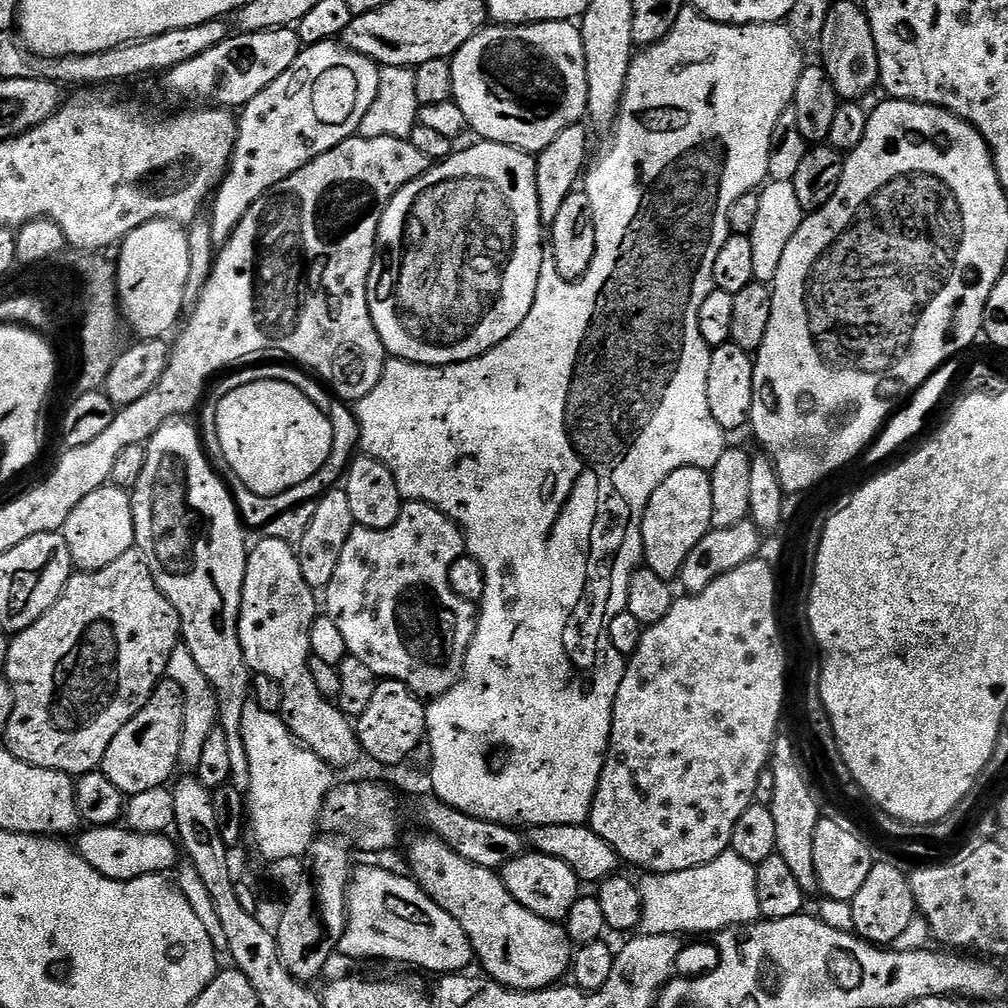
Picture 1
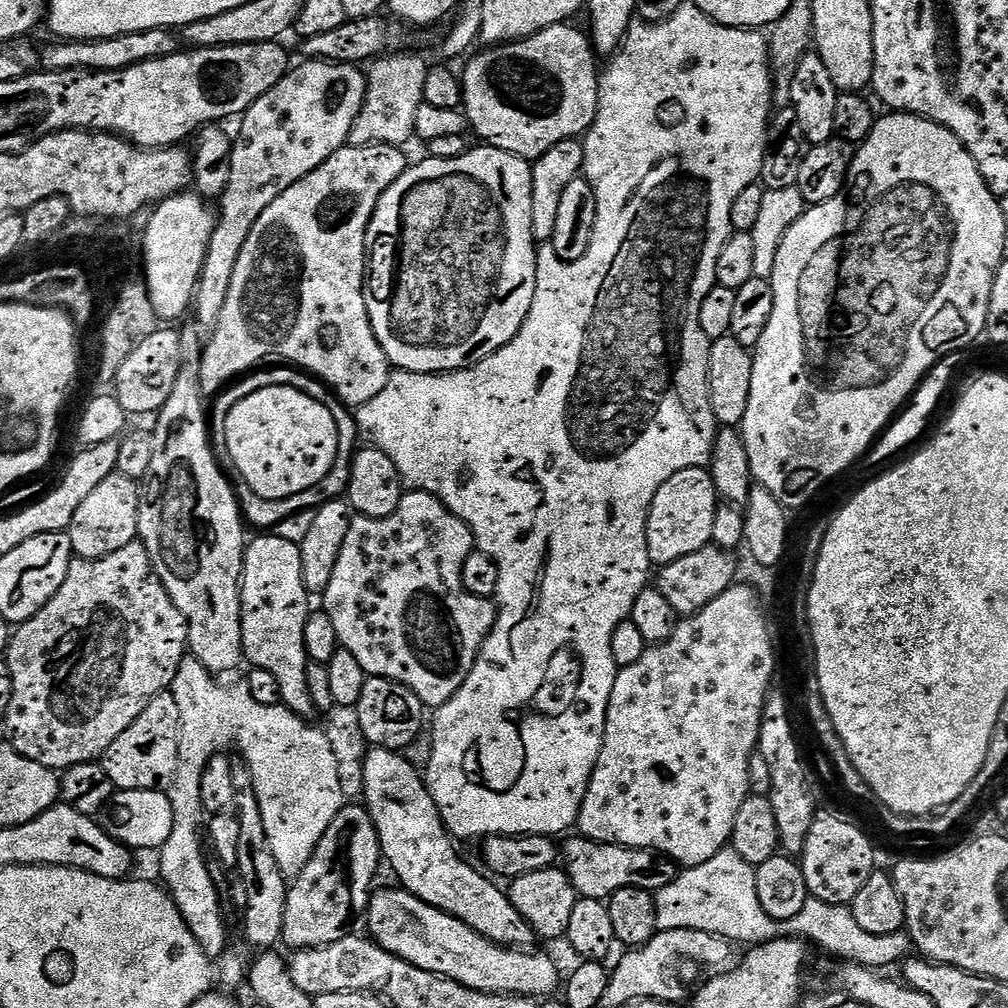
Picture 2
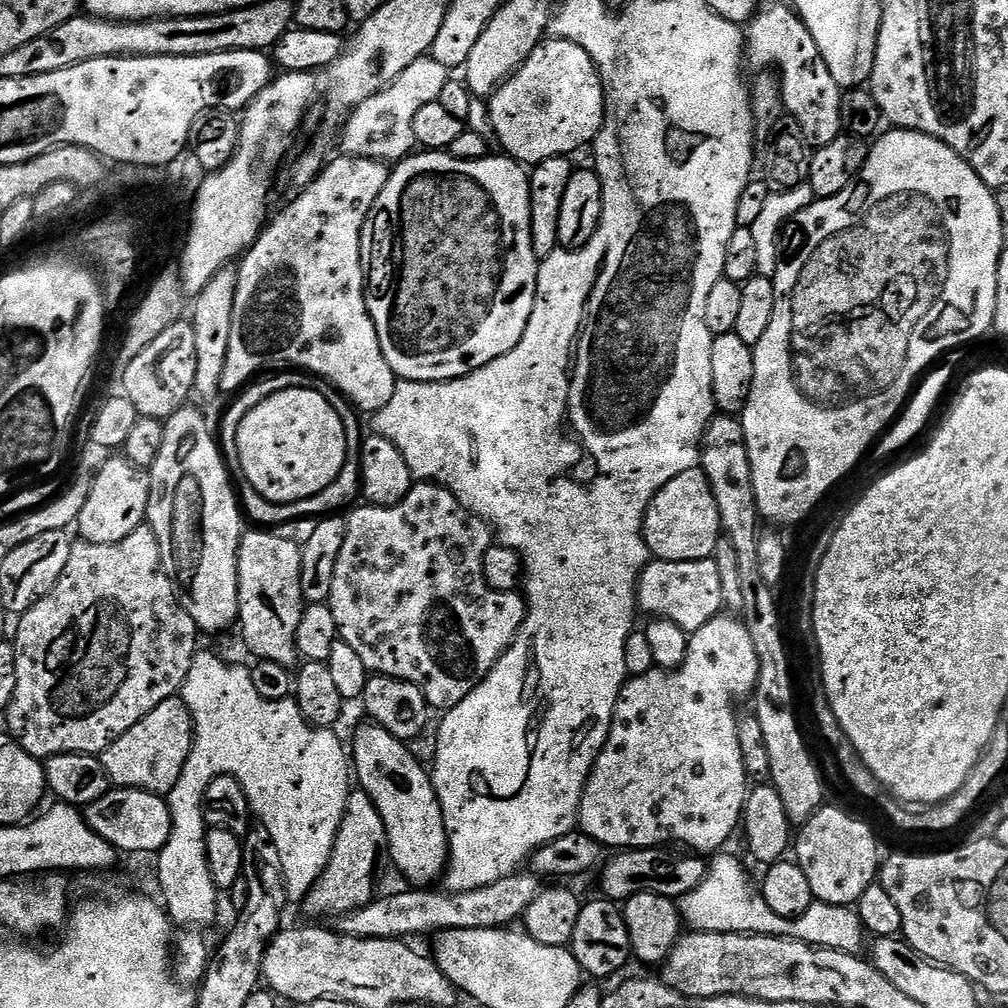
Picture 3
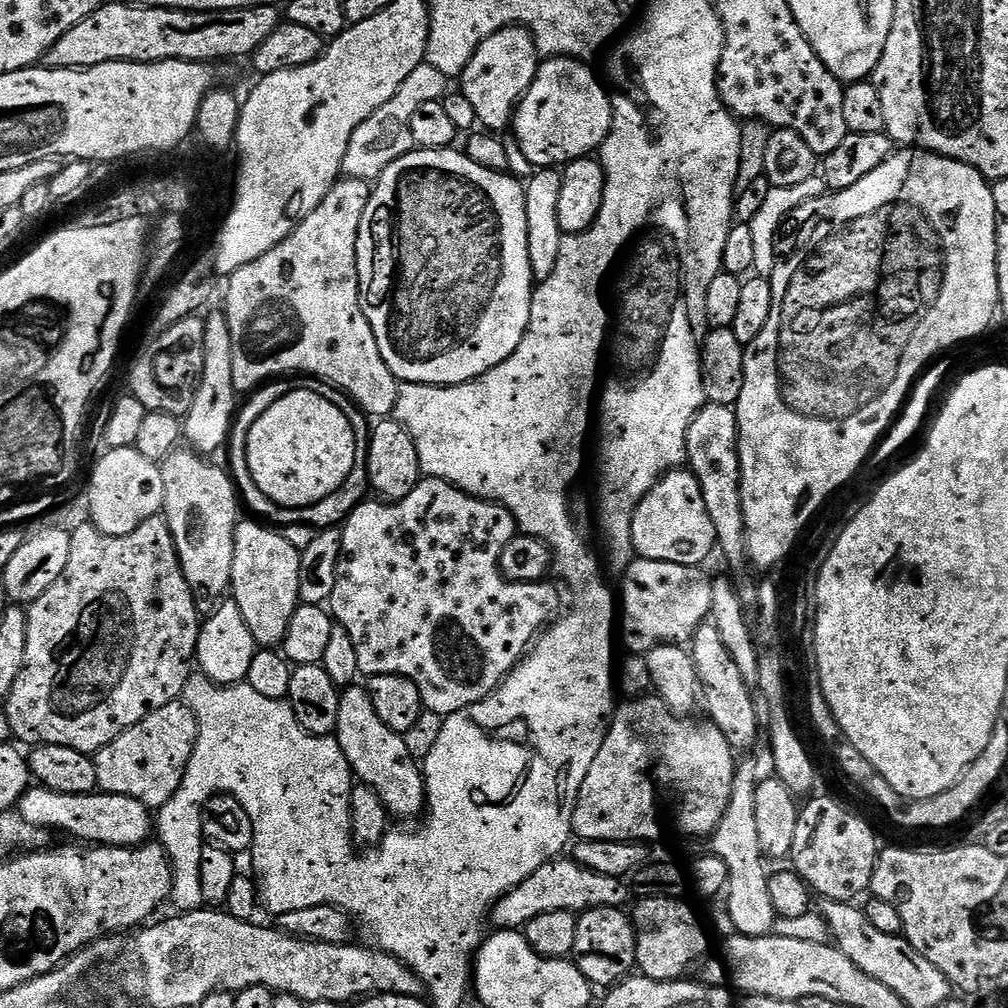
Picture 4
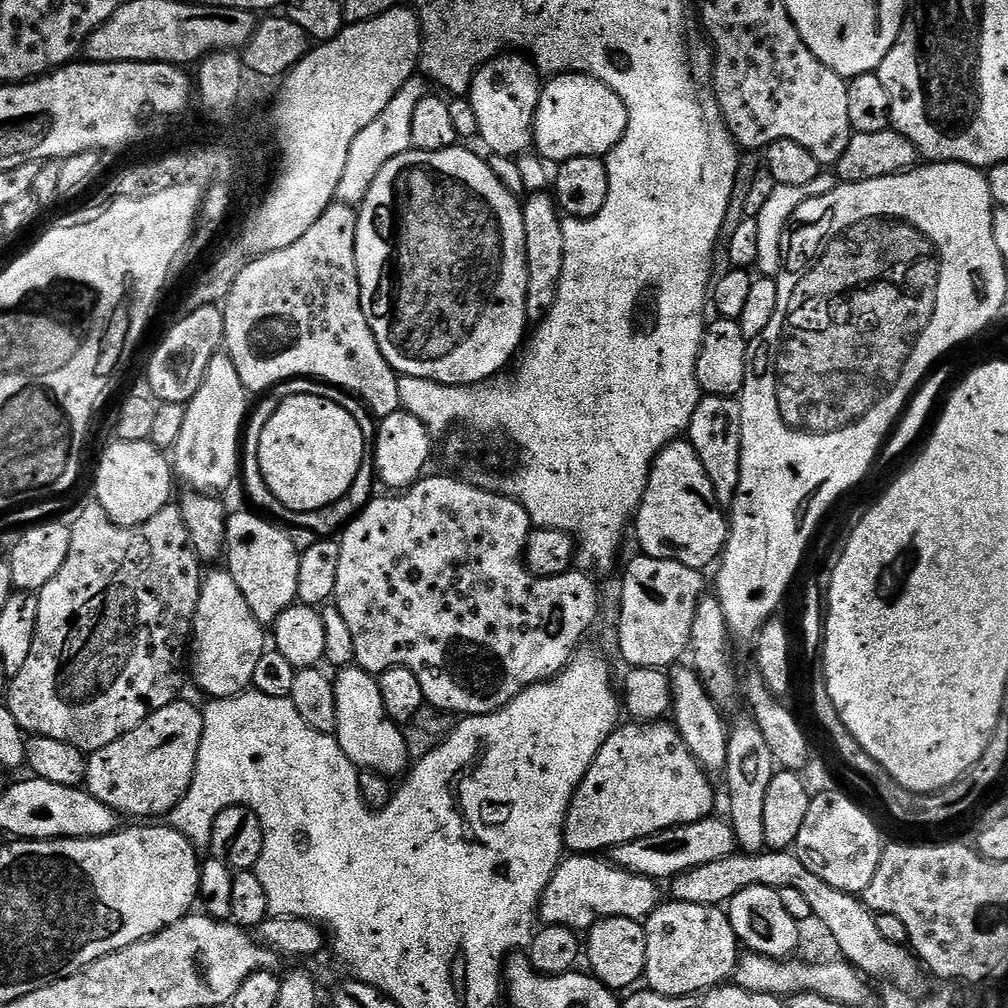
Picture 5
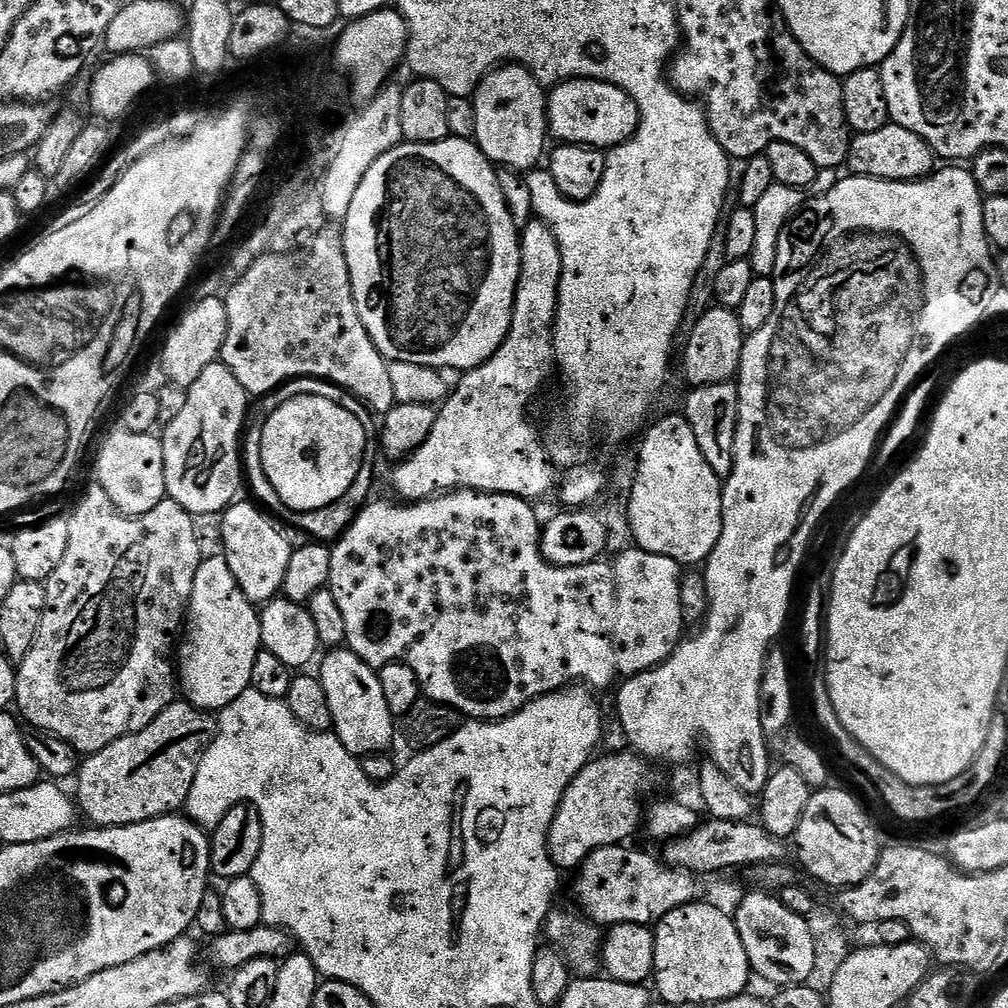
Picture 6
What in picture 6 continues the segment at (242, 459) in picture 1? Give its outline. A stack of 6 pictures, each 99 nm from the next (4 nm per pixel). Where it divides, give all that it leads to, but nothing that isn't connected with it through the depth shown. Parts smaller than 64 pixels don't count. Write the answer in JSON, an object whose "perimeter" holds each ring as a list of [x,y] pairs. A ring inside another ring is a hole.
{"perimeter":[[[292,396],[288,398],[285,404],[280,404],[272,412],[272,417],[264,424],[264,429],[258,432],[260,438],[260,453],[262,454],[262,466],[266,470],[266,478],[270,478],[270,486],[274,486],[274,490],[278,494],[278,498],[284,496],[284,504],[292,504],[294,506],[302,506],[303,508],[313,508],[319,504],[329,504],[332,500],[342,498],[352,489],[352,484],[357,476],[361,475],[362,468],[360,463],[364,460],[364,451],[368,448],[368,432],[364,429],[365,421],[354,415],[351,407],[344,406],[343,403],[336,403],[327,400],[322,396]]]}

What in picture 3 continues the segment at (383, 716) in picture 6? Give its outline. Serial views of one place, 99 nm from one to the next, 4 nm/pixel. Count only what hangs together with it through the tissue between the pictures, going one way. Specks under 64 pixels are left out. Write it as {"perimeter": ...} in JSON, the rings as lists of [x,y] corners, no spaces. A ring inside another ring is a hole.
{"perimeter":[[[364,722],[364,725],[356,732],[356,737],[353,738],[352,744],[350,740],[350,760],[354,765],[354,780],[358,783],[359,791],[370,794],[370,802],[374,802],[374,806],[378,806],[378,814],[382,814],[382,822],[386,826],[386,838],[388,839],[388,847],[386,849],[387,859],[392,859],[392,864],[409,880],[409,885],[412,886],[432,886],[436,879],[445,875],[448,867],[448,835],[446,834],[446,826],[444,825],[444,819],[442,818],[442,806],[438,802],[438,794],[436,788],[432,784],[432,777],[429,769],[425,765],[416,761],[413,754],[410,754],[407,743],[405,741],[394,738],[394,734],[390,734],[386,730],[382,730],[376,724],[371,722]]]}

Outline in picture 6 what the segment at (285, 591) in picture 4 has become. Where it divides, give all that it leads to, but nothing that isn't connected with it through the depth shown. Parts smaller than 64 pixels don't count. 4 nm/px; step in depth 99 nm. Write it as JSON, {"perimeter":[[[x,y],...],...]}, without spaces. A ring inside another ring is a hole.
{"perimeter":[[[240,503],[229,504],[222,513],[224,519],[220,524],[220,532],[224,535],[222,554],[246,598],[257,606],[263,606],[281,595],[293,548],[286,540],[284,528],[280,524],[276,525],[263,507],[255,503],[252,503],[253,505]]]}

